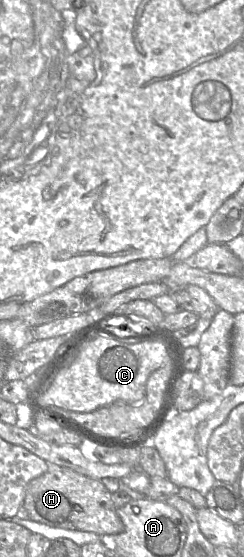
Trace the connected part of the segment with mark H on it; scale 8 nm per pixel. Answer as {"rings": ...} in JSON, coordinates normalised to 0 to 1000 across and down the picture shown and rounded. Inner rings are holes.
{"rings":[[[205,835],[189,849],[115,867],[90,905],[90,923],[131,935],[225,948],[381,955],[418,966],[508,953],[508,941],[475,916],[459,885],[410,862]]]}

